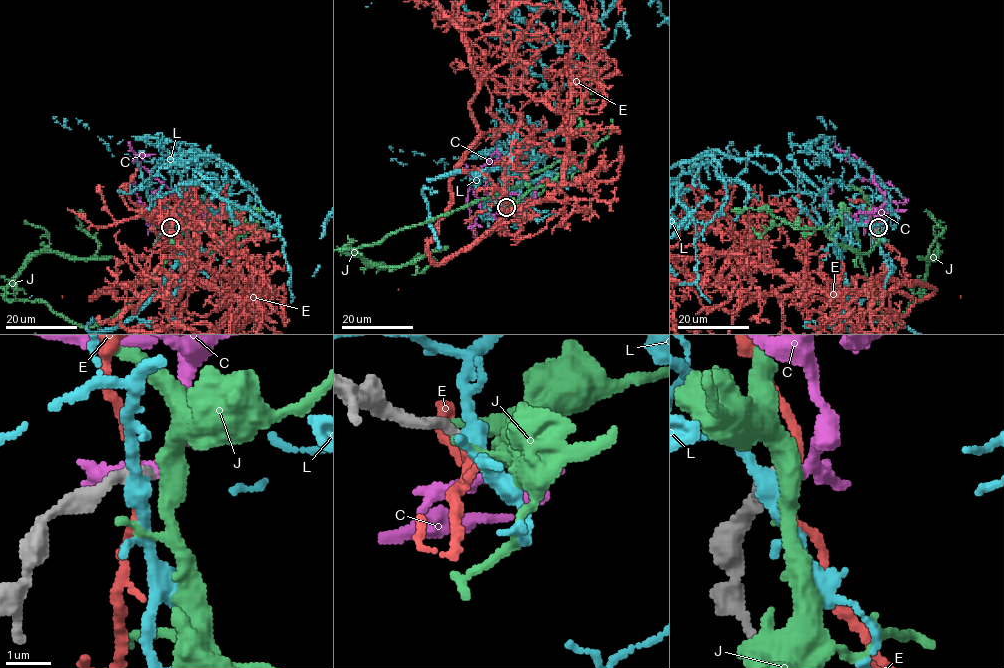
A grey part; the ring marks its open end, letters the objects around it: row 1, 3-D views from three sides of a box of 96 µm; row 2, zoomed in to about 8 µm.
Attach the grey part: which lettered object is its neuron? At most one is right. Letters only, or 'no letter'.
C

